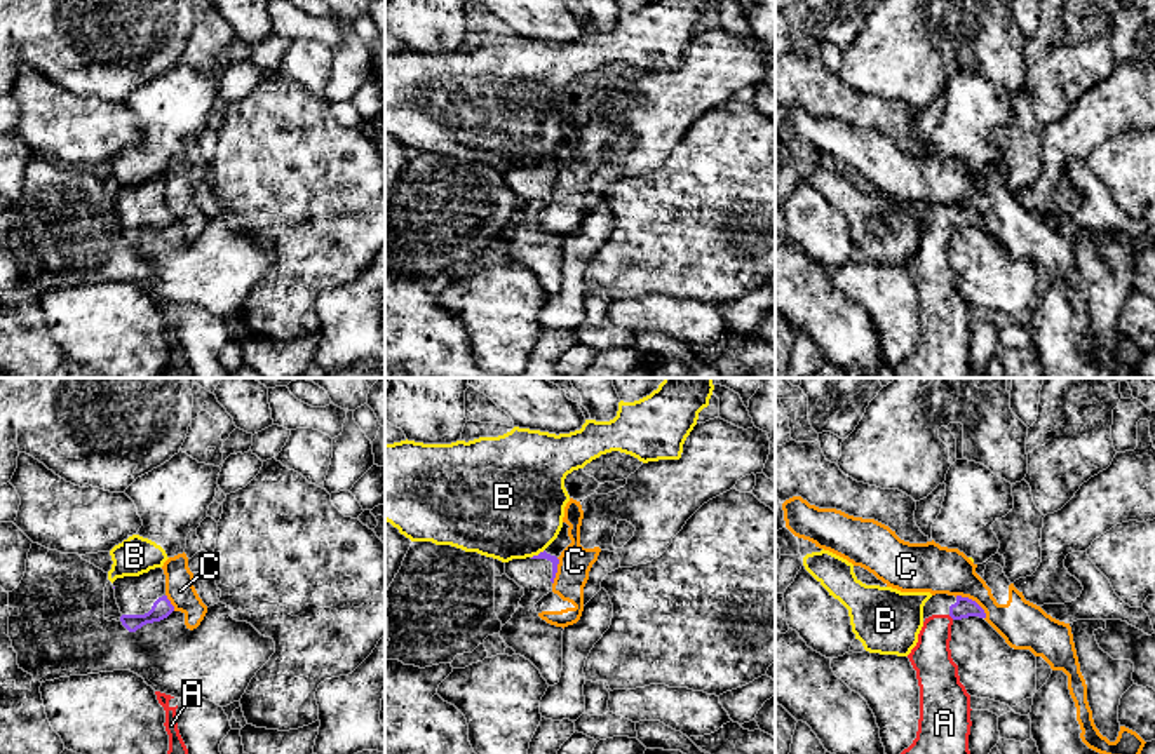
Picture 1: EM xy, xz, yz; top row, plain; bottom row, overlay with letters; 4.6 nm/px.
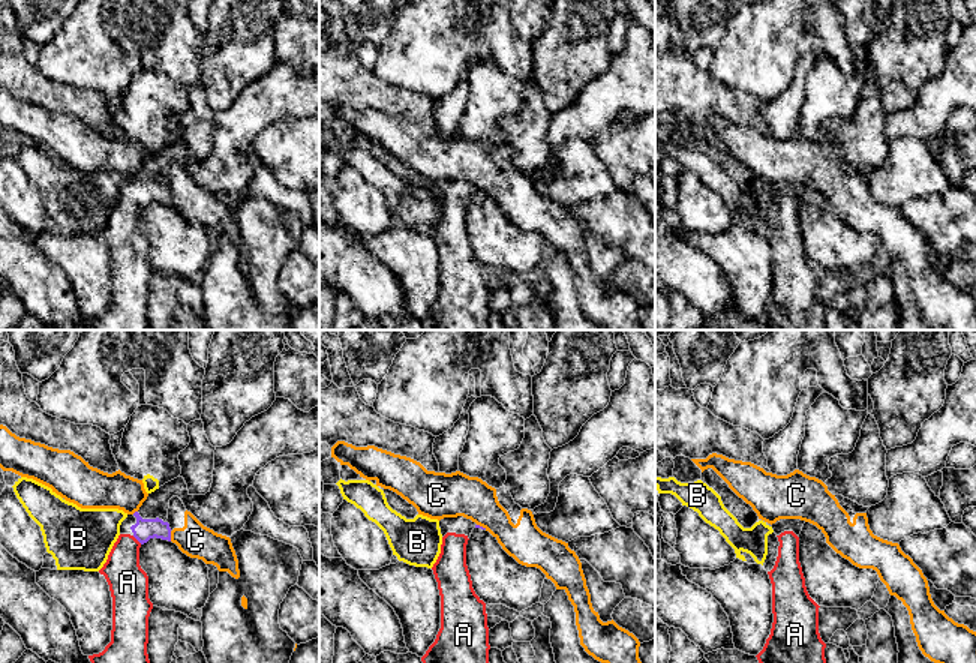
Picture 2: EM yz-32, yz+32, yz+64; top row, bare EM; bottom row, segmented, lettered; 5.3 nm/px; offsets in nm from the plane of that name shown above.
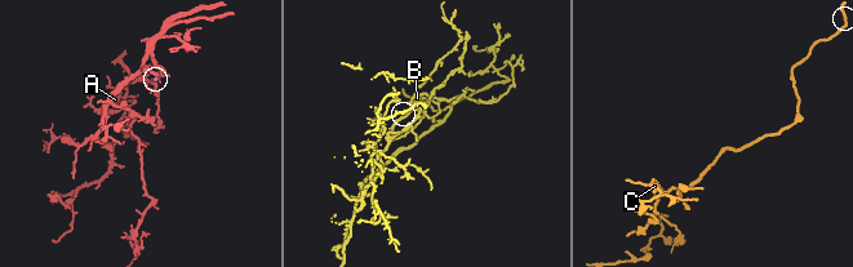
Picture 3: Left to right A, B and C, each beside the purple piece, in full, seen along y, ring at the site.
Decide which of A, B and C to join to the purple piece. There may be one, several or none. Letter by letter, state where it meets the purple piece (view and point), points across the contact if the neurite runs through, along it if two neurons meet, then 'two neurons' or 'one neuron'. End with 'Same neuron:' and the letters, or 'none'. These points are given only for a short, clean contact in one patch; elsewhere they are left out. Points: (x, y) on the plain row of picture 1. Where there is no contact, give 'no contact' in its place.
A: meets purple in yz at (952, 227); runs through yz (964, 216), (952, 227), (936, 242), (931, 267); one neuron
B: meets purple in xz at (539, 164); border along xz (544, 159), (532, 168); two neurons
C: meets purple in yz at (971, 209); border along yz (955, 206), (972, 209), (986, 227); two neurons
Same neuron: A

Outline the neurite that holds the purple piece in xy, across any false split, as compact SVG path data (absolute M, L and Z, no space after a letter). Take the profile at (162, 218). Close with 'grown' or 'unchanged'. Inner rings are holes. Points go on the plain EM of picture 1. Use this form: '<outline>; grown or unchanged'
M162 178L139 186L124 186L113 192L115 209L120 218L120 232L129 242L146 233L167 228L174 216L165 205L165 185Z; grown

